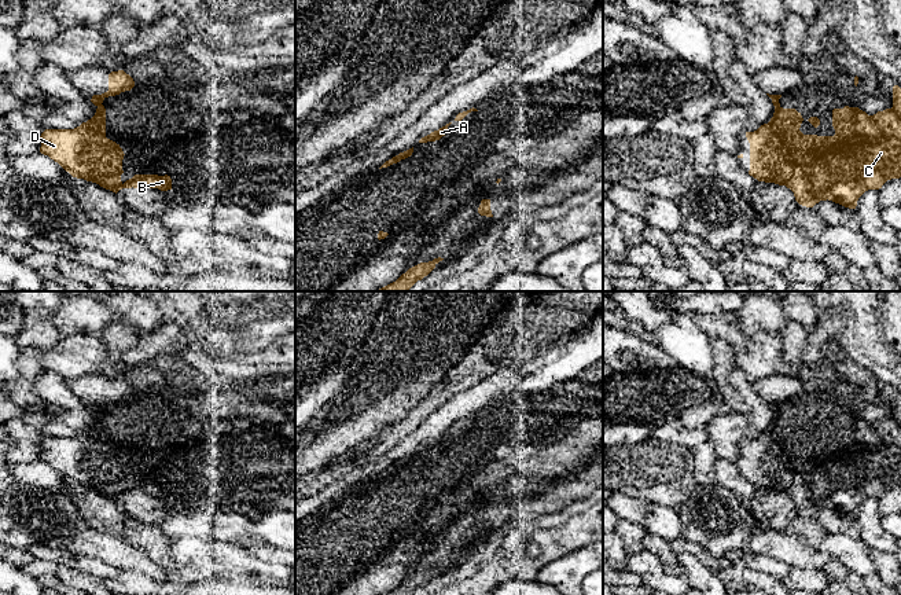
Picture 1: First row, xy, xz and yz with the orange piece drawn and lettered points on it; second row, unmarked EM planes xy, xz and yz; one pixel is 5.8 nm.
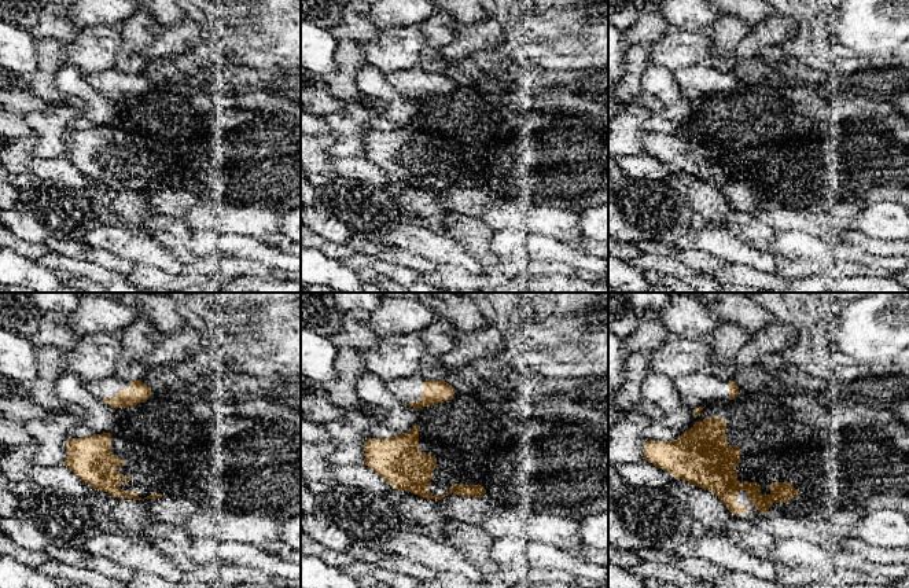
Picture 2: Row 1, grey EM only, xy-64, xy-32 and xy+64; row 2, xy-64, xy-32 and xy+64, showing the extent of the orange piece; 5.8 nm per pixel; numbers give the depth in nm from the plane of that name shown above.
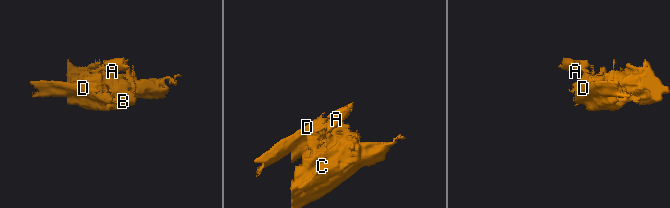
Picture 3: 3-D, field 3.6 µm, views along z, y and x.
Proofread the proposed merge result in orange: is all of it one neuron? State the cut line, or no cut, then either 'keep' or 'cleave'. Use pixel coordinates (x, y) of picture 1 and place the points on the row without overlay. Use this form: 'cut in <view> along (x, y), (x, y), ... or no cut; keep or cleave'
cut in xy along (103, 404), (96, 404), (91, 408); cleave

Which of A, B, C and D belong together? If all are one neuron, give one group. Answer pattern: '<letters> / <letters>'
A / B C D

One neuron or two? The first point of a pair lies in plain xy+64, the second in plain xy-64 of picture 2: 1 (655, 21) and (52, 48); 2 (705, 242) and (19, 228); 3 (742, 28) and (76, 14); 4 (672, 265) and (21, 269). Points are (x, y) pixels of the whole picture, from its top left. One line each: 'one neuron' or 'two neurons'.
1: two neurons
2: two neurons
3: two neurons
4: two neurons

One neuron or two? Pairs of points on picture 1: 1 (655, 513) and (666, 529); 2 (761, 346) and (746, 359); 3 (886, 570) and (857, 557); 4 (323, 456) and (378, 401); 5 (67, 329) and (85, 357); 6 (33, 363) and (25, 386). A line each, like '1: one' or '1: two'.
1: one
2: one
3: two
4: one
5: two
6: one

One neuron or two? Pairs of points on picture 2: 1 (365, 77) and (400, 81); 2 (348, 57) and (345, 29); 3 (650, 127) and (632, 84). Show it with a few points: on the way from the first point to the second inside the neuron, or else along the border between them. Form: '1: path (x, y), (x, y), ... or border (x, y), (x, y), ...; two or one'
1: border (368, 63), (381, 69), (401, 94), (412, 99); two
2: border (339, 40), (356, 40), (363, 44); two
3: border (651, 65), (641, 78), (643, 91); two

